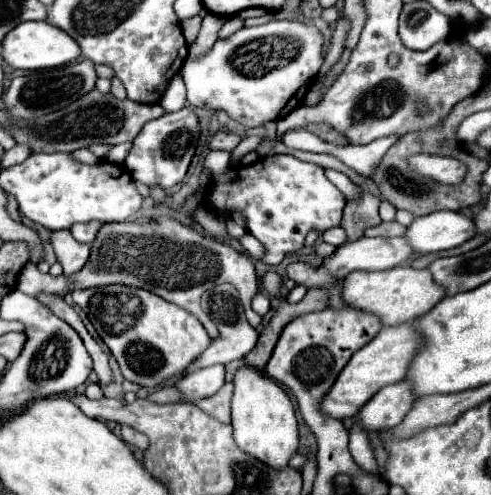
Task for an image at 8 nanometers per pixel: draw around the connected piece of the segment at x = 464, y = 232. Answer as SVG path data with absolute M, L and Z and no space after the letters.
M437 211L425 217L415 217L405 231L409 247L417 255L453 249L475 235L473 221L455 211Z

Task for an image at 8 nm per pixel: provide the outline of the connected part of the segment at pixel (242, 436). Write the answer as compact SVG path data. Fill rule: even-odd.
M243 367L235 373L235 393L233 393L233 435L239 449L257 457L261 463L269 465L275 471L289 467L291 457L299 449L299 427L295 419L295 409L289 395L281 389L279 383L265 377L259 371Z

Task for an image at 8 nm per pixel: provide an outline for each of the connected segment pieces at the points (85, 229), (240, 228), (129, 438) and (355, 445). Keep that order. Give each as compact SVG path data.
M99 221L75 223L75 225L71 227L71 233L73 233L73 237L75 237L77 241L81 241L81 243L93 243L95 237L97 237L97 233L99 233L99 229L101 229L101 225L103 225L103 223L99 223Z
M233 215L233 217L227 219L227 231L235 239L239 239L245 233L245 223L241 223L241 217L239 215Z
M121 425L121 435L123 435L125 443L132 448L143 449L143 451L147 449L147 443L149 443L147 436L131 428L130 426Z
M353 425L351 427L351 441L349 441L349 451L355 459L355 463L371 473L371 475L379 475L379 467L377 467L377 461L375 461L375 455L373 455L373 449L369 445L369 437L365 431L359 429L359 425Z

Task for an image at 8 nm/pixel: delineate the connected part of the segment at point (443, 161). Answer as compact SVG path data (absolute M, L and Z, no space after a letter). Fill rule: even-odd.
M415 155L409 159L411 167L417 173L429 175L439 183L461 183L465 175L465 165L453 157L439 157L439 155Z

